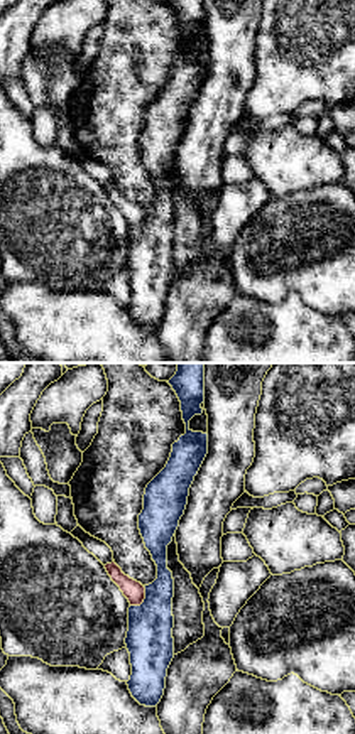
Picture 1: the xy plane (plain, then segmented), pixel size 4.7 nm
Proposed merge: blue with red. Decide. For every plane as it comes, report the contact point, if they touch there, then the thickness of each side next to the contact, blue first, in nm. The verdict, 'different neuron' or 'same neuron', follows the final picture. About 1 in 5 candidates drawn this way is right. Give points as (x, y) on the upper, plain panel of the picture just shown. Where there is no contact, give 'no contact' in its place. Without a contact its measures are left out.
meets blue at (144, 221); 220 nm thick on the blue side, 100 nm on the other

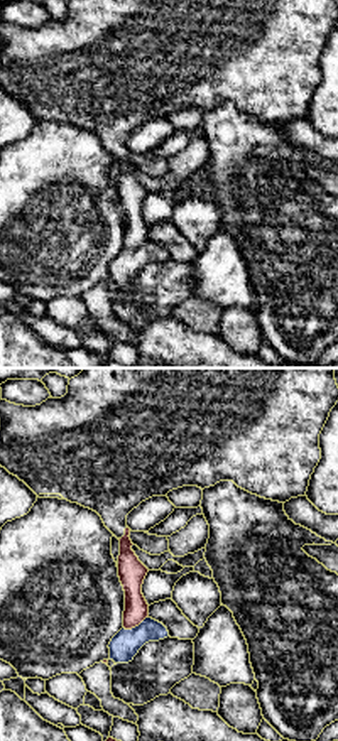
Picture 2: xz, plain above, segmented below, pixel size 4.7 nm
meets blue at (136, 248); 140 nm thick on the blue side, 120 nm on the other

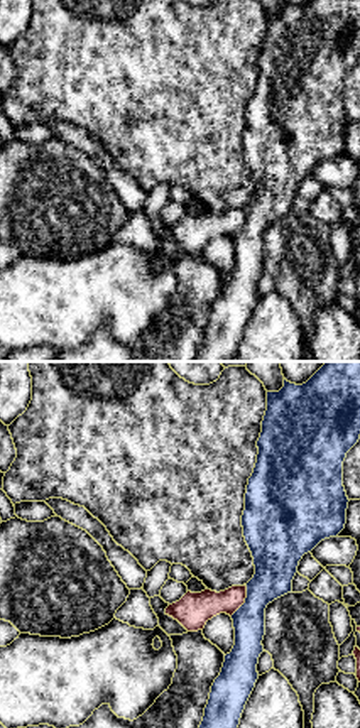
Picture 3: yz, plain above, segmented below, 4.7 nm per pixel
meets blue at (245, 222); 220 nm thick on the blue side, 160 nm on the other

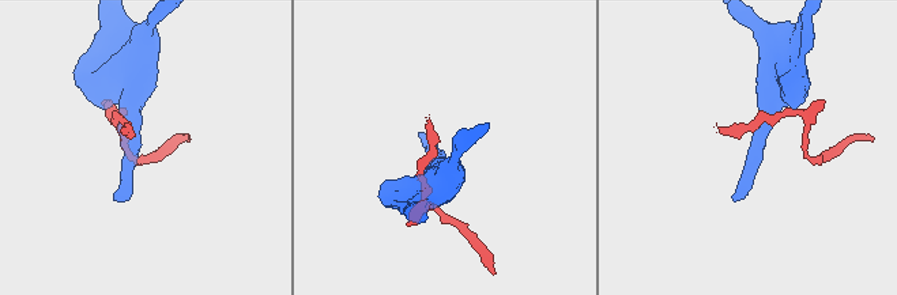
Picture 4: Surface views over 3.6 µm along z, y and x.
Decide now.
different neuron

